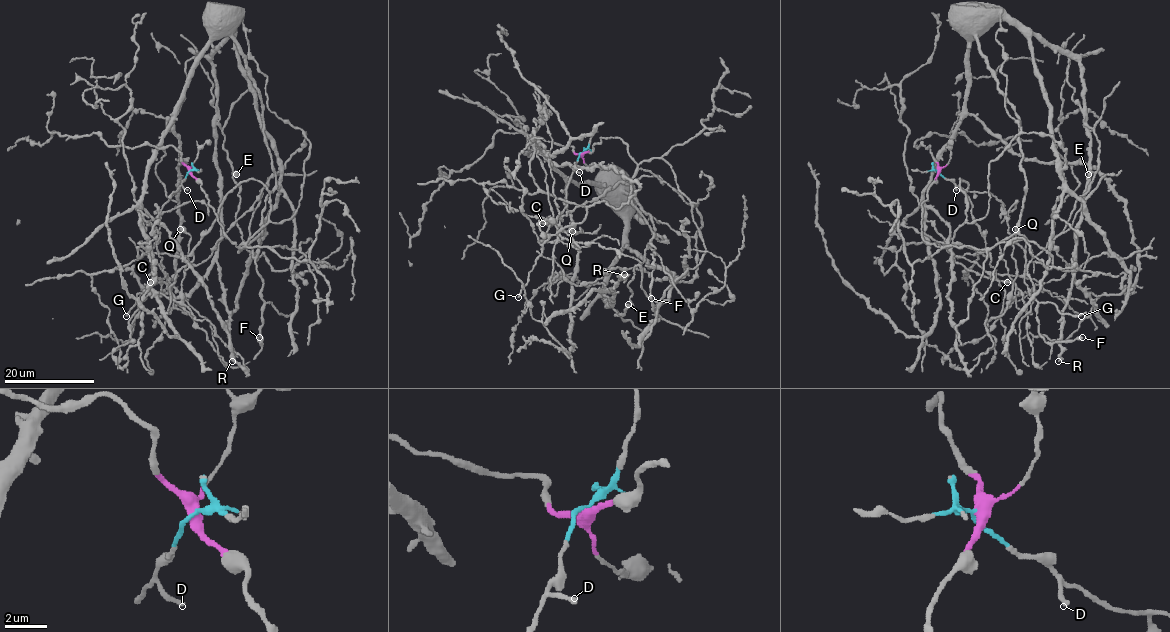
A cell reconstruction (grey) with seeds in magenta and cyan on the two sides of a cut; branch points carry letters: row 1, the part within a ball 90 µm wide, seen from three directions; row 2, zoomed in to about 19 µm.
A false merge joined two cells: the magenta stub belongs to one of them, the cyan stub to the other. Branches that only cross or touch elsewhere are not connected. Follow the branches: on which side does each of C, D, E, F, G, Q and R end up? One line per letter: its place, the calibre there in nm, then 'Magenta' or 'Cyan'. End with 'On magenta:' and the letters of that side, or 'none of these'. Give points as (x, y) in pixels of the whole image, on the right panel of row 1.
C: Place: (1007, 282). Thickness 600 nm. Magenta
D: Place: (956, 190). Thickness 240 nm. Cyan
E: Place: (1088, 174). Thickness 650 nm. Magenta
F: Place: (1082, 337). Thickness 400 nm. Magenta
G: Place: (1081, 316). Thickness 180 nm. Magenta
Q: Place: (1015, 229). Thickness 550 nm. Magenta
R: Place: (1058, 361). Thickness 460 nm. Magenta
On magenta: C, E, F, G, Q, R

